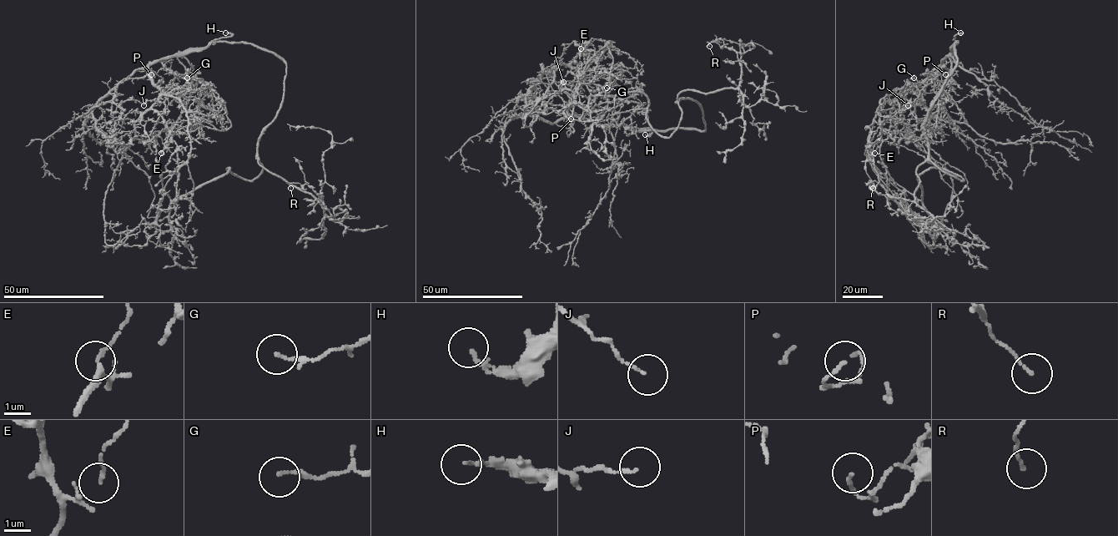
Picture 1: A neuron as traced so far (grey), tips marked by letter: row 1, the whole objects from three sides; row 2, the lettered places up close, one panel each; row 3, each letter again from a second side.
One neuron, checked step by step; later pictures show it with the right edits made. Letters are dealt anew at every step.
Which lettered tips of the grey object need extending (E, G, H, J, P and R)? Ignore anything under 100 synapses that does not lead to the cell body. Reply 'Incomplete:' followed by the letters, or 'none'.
Incomplete: H

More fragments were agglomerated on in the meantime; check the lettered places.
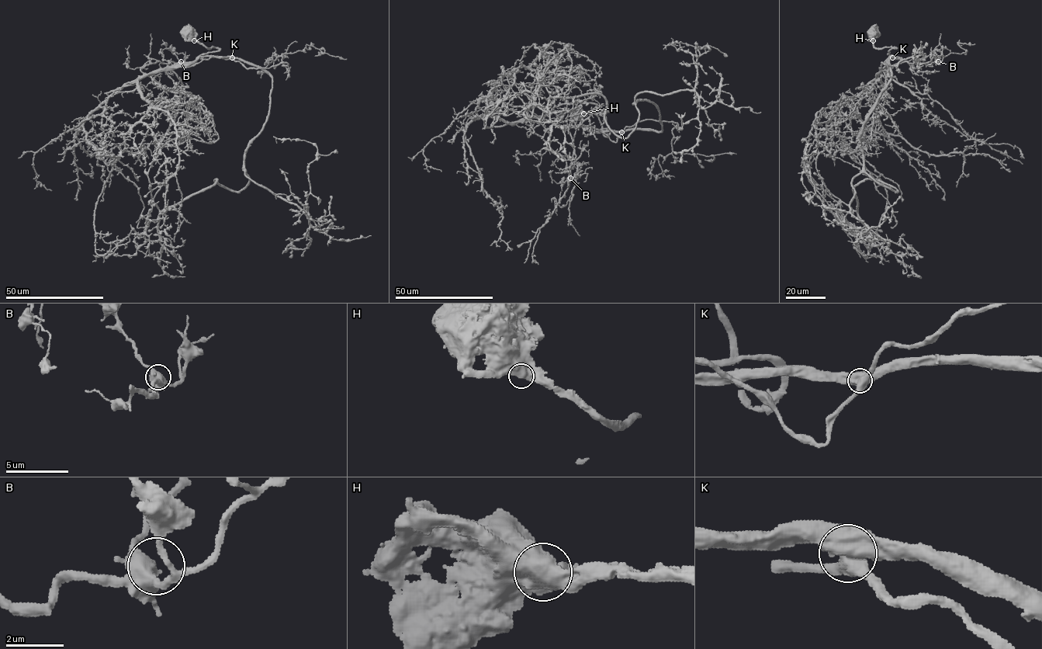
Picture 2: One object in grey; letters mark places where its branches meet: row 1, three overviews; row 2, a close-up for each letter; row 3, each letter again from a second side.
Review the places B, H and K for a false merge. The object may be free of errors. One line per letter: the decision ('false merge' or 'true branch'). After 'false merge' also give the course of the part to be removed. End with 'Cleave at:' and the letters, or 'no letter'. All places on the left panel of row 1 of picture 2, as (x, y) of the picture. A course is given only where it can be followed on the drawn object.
B: true branch
H: true branch
K: false merge; course (232, 58), (211, 57), (149, 75), (140, 71), (155, 62), (184, 62), (182, 53), (171, 51), (167, 43)
Cleave at: K

